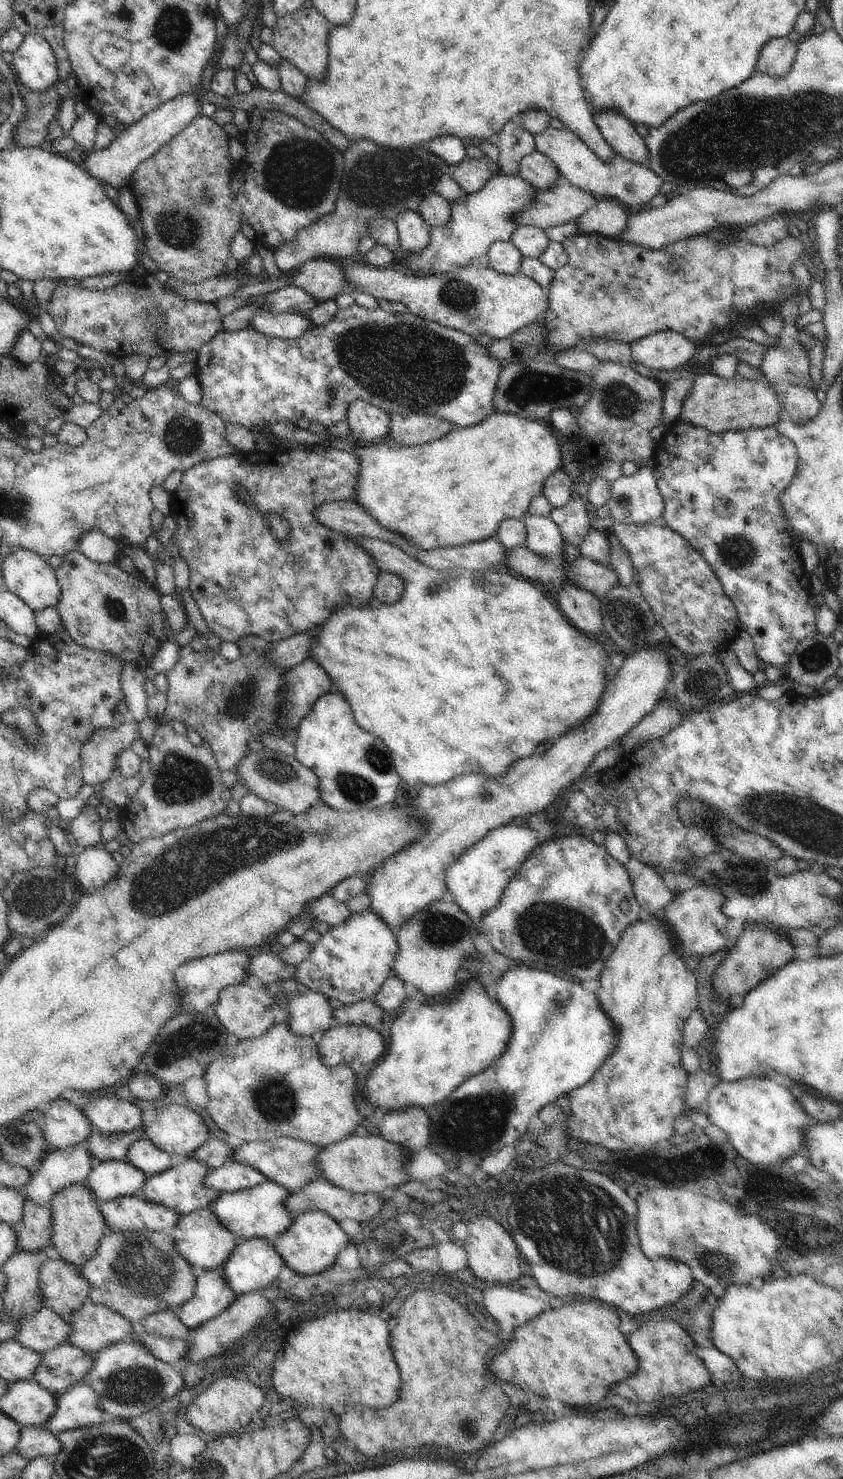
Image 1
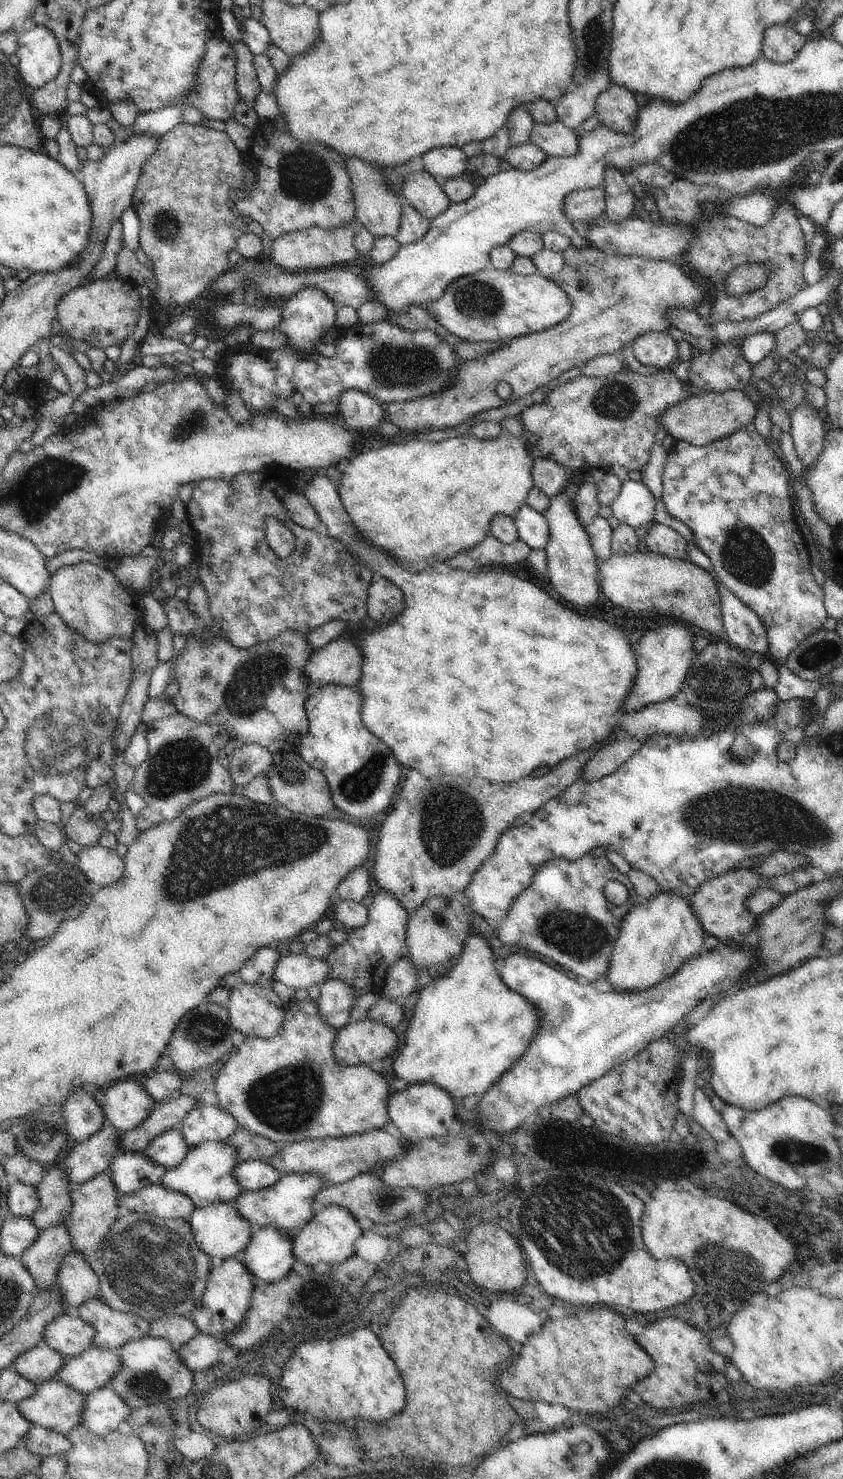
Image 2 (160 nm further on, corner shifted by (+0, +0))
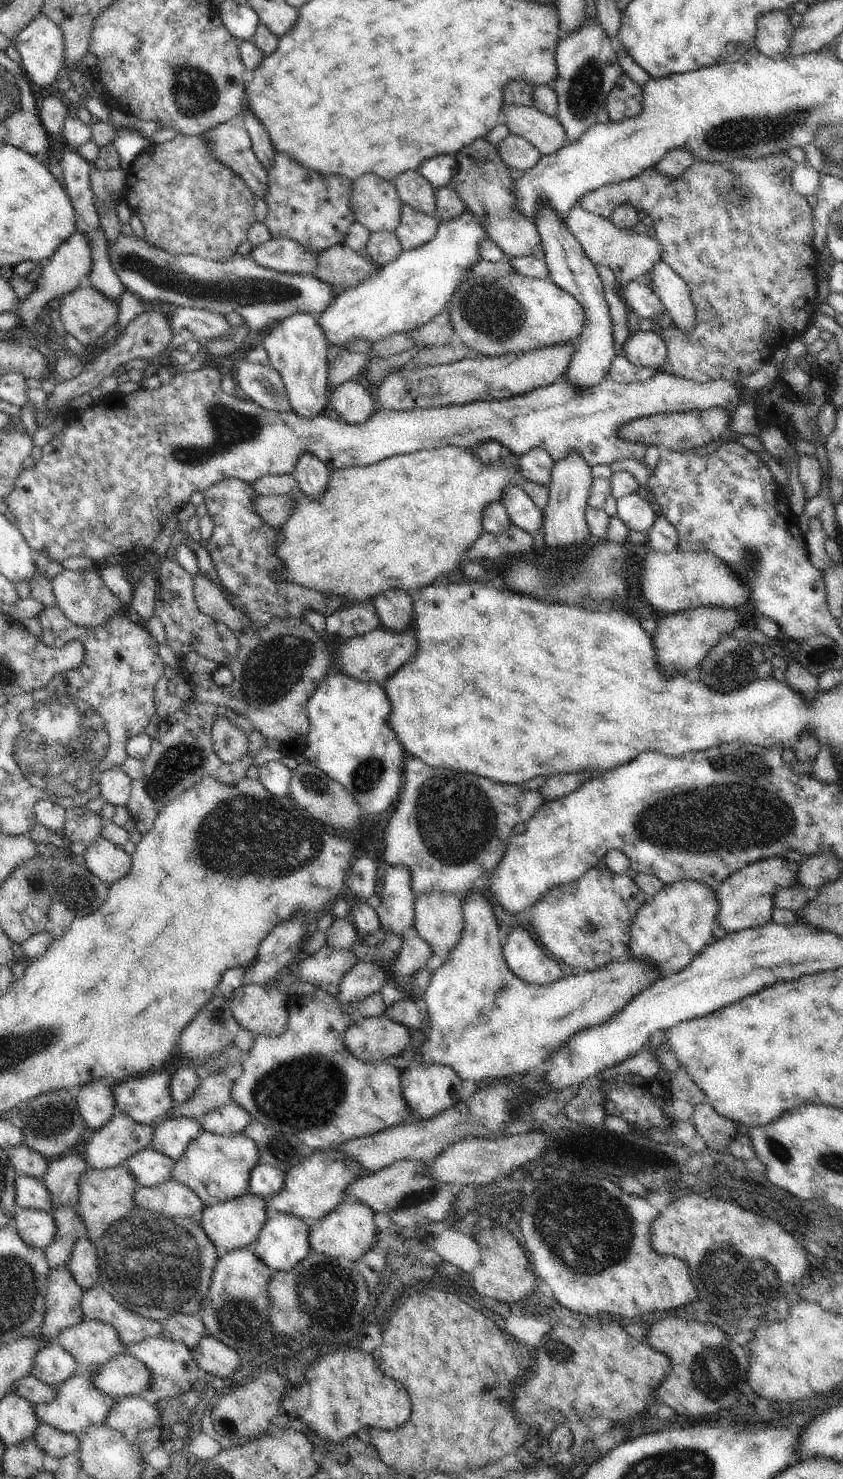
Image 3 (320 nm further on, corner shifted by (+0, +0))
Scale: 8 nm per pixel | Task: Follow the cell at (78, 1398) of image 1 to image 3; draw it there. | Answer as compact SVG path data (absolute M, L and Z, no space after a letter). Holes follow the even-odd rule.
M122 1396L108 1412L105 1423L121 1433L128 1429L150 1430L160 1422L156 1403L144 1396Z

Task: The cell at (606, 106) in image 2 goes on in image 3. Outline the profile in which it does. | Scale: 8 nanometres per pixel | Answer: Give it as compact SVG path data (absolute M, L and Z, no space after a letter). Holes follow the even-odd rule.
M623 72L610 94L606 96L604 109L606 108L611 122L623 122L642 112L642 100L643 87Z

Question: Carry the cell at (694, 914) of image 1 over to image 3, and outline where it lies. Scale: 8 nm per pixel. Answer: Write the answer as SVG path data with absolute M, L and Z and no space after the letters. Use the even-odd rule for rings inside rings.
M770 857L749 864L735 872L716 889L719 898L719 915L716 920L728 932L740 932L764 926L772 921L773 898L780 889L791 889L799 885L799 864L785 857Z

